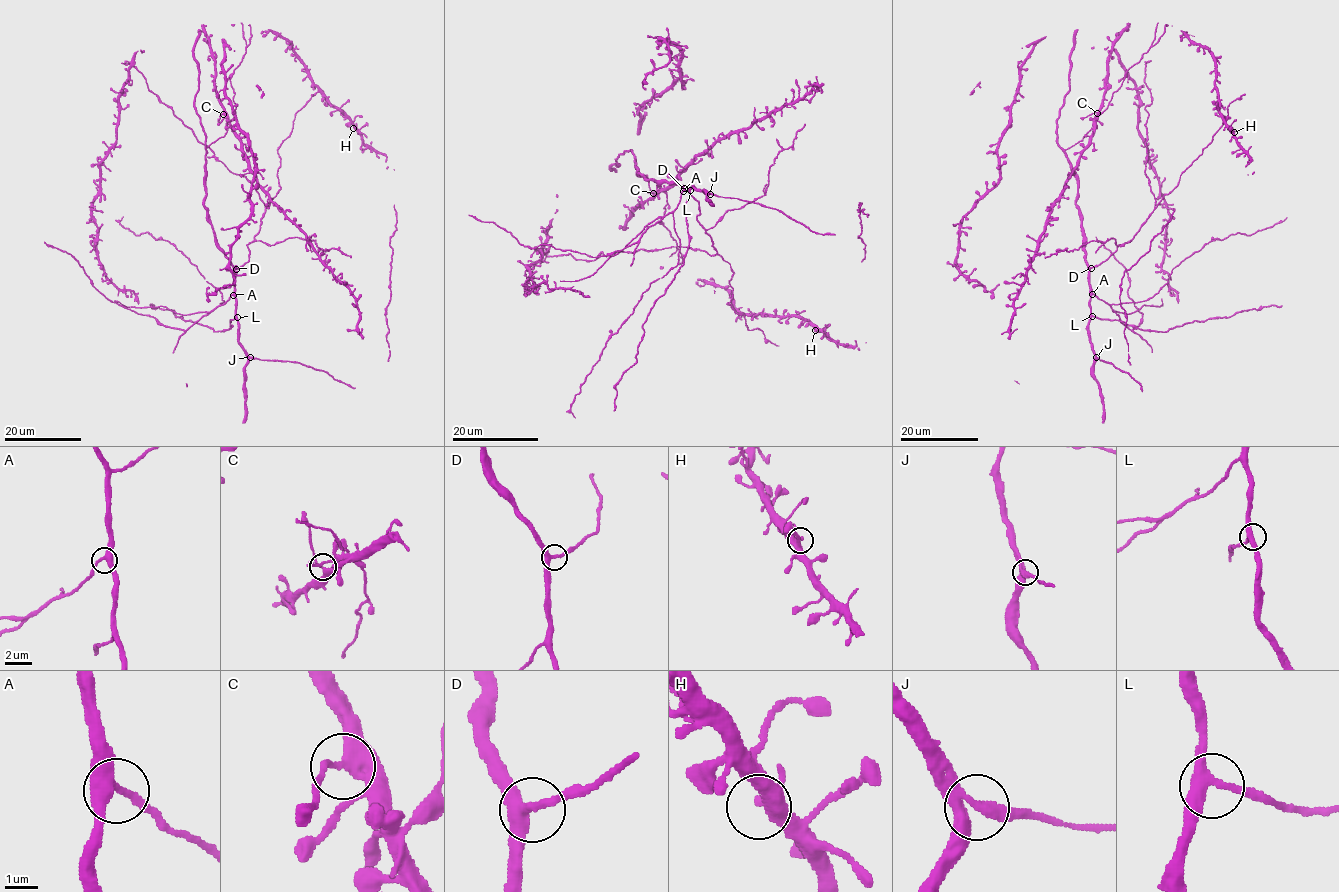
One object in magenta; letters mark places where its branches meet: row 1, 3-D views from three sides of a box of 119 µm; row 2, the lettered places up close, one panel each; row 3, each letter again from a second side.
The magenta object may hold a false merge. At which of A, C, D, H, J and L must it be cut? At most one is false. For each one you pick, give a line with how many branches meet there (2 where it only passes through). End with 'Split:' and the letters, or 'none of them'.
C: Branches: 3
Split: C

